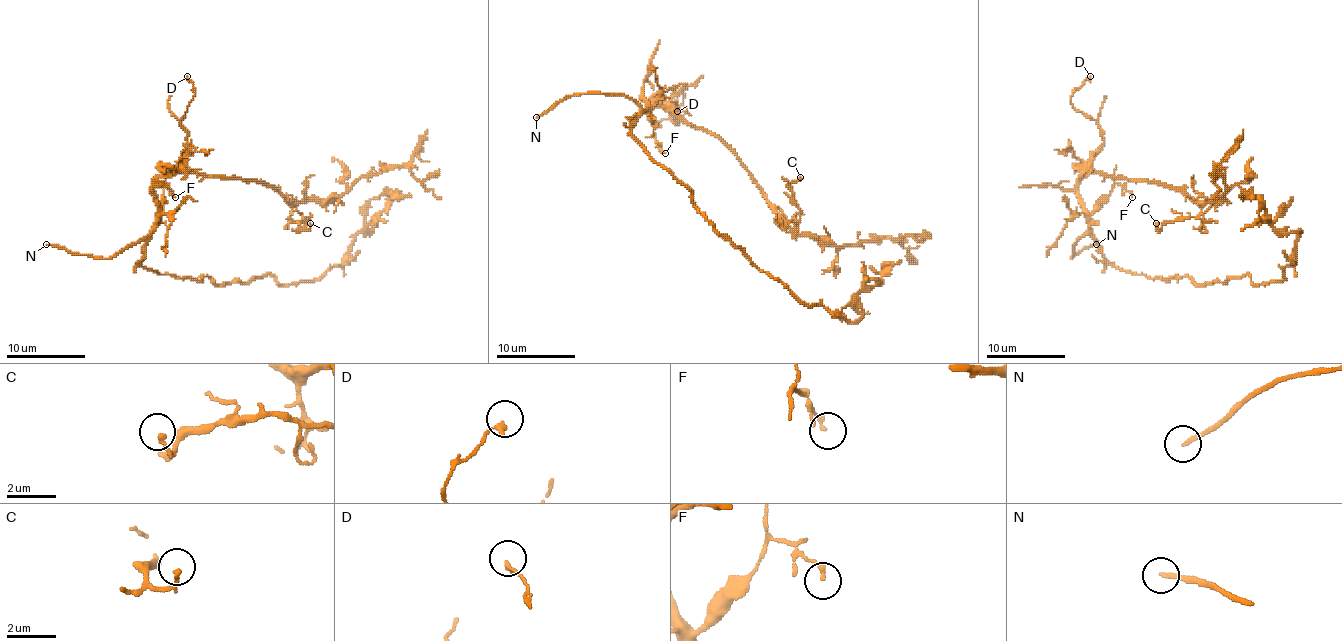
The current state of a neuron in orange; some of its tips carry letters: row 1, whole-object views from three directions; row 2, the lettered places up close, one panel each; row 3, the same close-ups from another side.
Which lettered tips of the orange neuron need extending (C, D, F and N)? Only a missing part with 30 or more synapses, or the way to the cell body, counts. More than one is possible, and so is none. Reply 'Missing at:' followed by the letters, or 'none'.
Missing at: N

